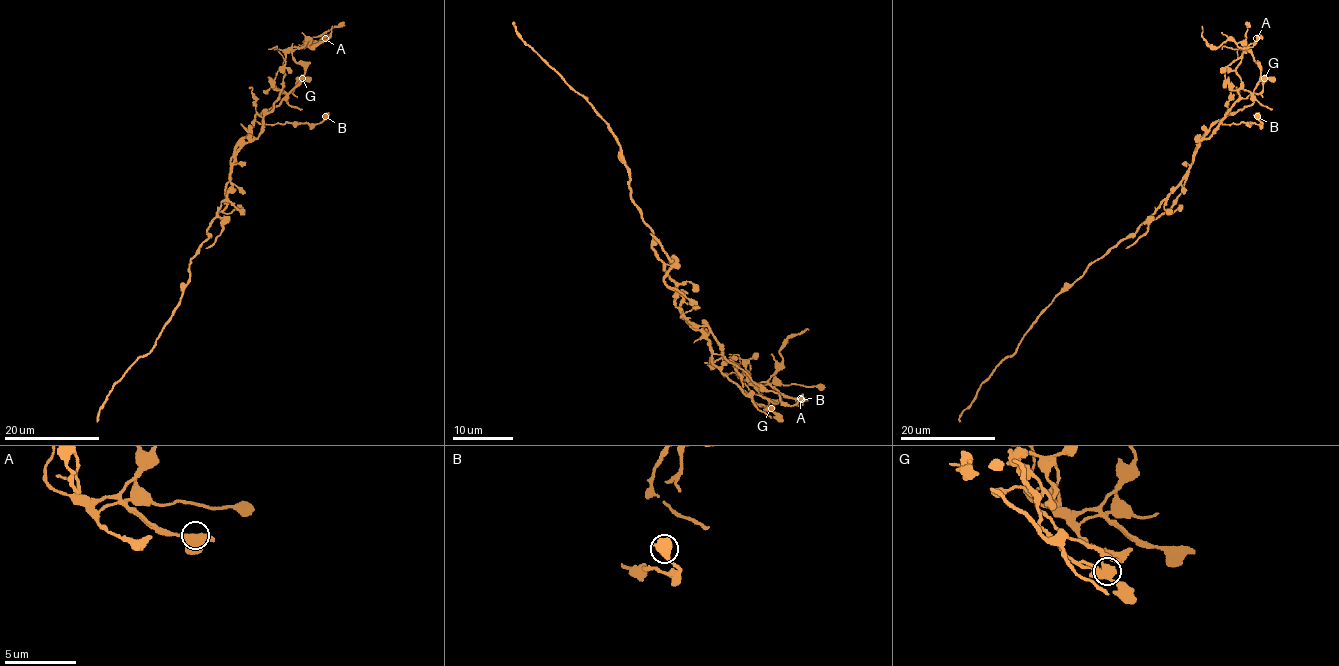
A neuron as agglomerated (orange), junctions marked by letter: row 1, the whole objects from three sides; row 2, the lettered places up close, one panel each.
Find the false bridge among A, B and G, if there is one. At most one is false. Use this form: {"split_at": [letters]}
{"split_at": ["G"]}

